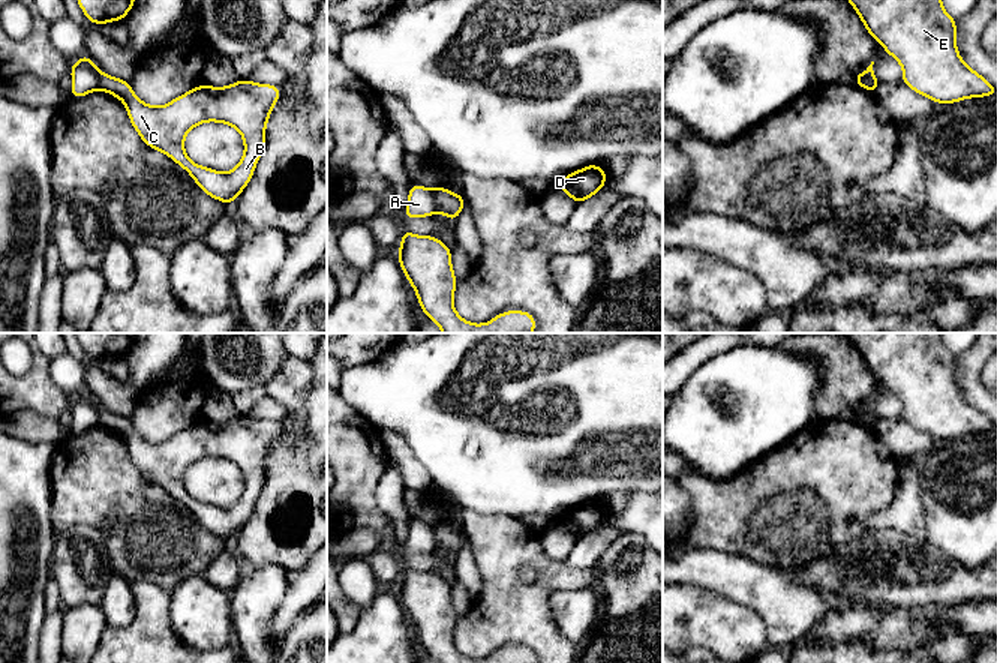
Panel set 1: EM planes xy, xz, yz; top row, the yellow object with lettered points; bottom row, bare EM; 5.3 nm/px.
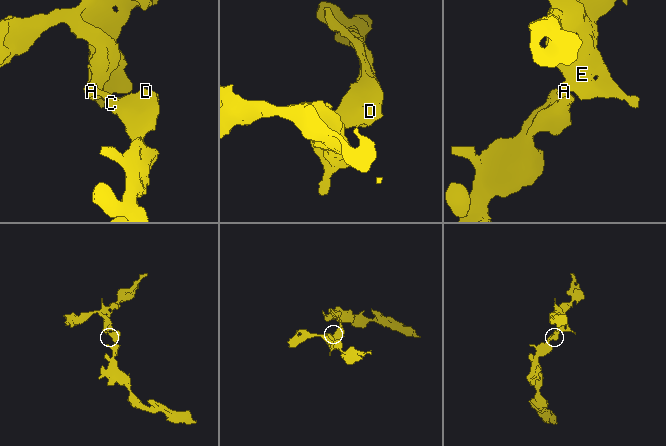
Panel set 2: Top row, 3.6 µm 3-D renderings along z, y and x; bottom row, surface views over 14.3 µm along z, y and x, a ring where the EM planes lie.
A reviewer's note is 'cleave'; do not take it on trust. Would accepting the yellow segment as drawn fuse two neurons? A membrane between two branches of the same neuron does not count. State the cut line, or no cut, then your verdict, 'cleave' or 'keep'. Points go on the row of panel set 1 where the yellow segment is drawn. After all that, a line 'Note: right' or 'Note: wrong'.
xz (432, 191), (438, 210) | cleave
Note: right

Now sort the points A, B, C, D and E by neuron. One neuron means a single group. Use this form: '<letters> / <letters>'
A E / B C D

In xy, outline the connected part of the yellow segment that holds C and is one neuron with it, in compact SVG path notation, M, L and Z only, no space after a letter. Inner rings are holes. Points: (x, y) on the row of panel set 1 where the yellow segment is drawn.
M99 72L99 88L118 98L139 138L154 150L165 153L189 172L193 182L213 200L234 204L249 184L265 147L265 126L282 92L279 86L238 80L226 87L199 84L163 106L144 104L129 81ZM205 122L235 128L244 141L240 164L219 172L190 160L184 152L184 135Z

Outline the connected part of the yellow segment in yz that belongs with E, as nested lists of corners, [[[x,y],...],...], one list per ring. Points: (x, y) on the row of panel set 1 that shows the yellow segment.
[[[847,0],[858,12],[867,32],[903,66],[901,81],[940,105],[969,98],[997,94],[981,74],[969,68],[957,50],[957,20],[942,6],[942,0]]]

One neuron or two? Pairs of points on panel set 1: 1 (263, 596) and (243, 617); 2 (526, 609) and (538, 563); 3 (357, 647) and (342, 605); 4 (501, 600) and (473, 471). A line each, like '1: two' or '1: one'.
1: one
2: one
3: two
4: two

